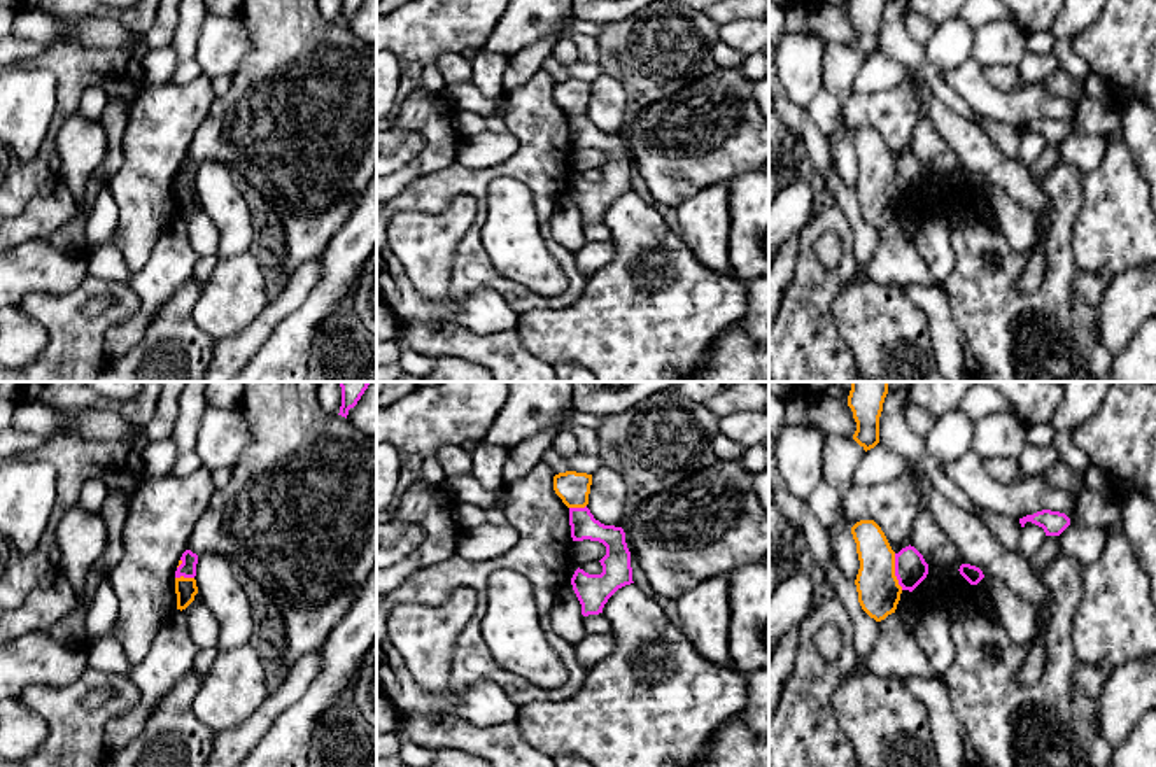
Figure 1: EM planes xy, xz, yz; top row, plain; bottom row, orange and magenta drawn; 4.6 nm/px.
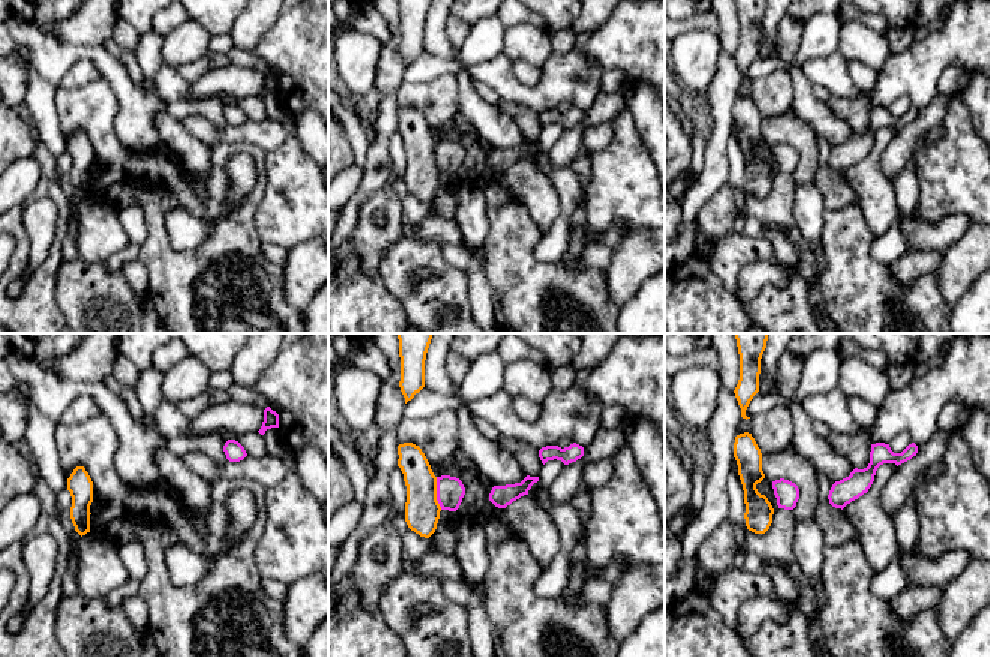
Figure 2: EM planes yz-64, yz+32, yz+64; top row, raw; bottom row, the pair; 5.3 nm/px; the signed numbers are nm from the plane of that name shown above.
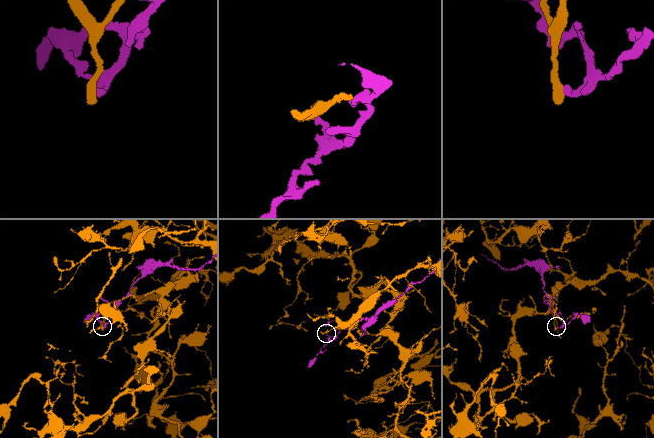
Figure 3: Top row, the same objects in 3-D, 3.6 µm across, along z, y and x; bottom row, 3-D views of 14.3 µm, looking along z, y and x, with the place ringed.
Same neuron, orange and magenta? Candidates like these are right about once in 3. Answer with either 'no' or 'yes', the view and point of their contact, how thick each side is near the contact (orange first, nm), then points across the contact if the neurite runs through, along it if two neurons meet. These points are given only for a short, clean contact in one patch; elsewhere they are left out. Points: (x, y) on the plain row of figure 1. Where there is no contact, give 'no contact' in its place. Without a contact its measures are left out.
no; contact yz (894, 179); calibres 190 and 150 nm; border yz (894, 161), (894, 182), (902, 197)

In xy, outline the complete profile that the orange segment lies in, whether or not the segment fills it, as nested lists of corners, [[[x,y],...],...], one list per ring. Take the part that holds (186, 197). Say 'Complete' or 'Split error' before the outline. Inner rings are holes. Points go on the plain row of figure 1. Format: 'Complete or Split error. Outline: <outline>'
Complete. Outline: [[[175,186],[175,201],[177,201],[177,217],[186,217],[198,201],[196,187],[194,186]]]

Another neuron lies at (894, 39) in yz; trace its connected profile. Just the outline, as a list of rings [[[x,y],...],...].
[[[888,0],[879,25],[879,51],[918,72],[932,93],[955,114],[981,123],[977,116],[941,77],[928,61],[925,47],[918,46],[907,32],[909,0]]]

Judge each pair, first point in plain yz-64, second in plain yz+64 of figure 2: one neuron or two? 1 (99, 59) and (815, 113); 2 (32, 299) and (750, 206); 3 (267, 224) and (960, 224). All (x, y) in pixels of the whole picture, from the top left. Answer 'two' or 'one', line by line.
1: one
2: two
3: two

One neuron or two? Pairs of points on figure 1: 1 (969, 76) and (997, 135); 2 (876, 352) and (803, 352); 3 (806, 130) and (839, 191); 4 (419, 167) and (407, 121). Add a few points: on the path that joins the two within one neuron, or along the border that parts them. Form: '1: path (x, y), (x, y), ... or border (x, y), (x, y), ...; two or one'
1: border (981, 116), (1006, 121), (1018, 128); two
2: border (834, 316), (834, 324), (857, 363); two
3: path (817, 146), (820, 160), (831, 175); one
4: path (431, 153), (431, 135), (421, 125); one

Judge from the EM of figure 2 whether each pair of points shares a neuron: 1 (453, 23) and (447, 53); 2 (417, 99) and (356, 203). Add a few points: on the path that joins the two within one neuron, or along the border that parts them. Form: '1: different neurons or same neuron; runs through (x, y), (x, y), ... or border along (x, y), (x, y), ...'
1: different neurons; border along (447, 15), (446, 36), (458, 51)
2: different neurons; border along (402, 81), (396, 95), (398, 108)

